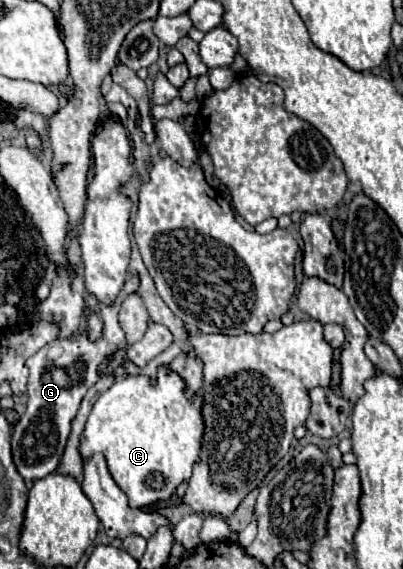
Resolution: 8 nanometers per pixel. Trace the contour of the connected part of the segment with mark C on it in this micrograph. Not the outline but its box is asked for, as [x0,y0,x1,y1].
[81,366,205,508]

